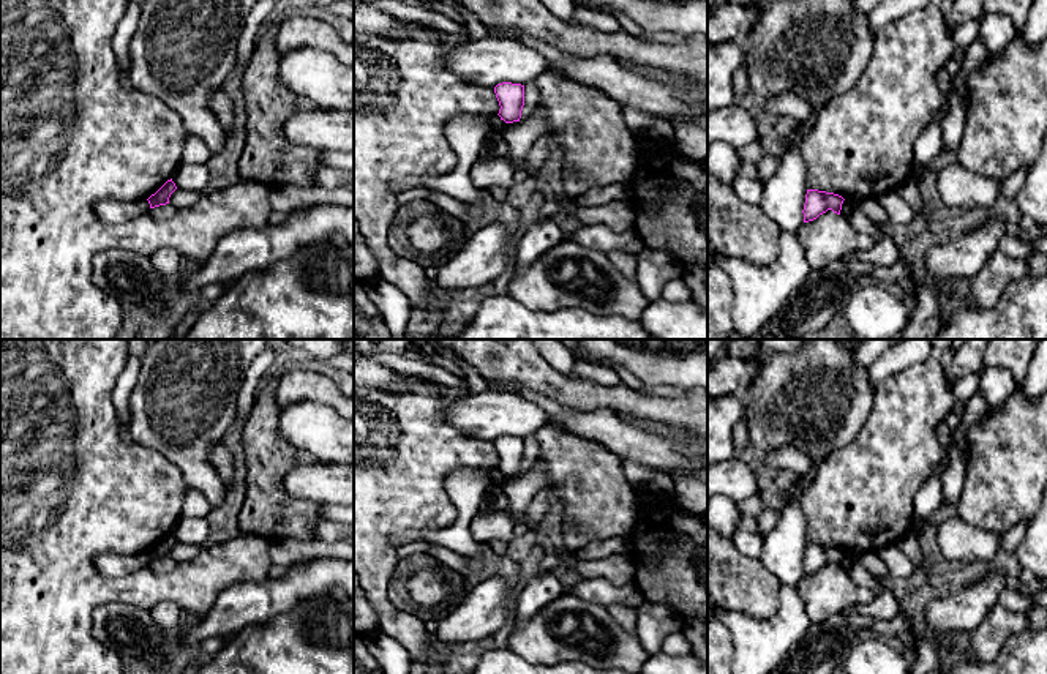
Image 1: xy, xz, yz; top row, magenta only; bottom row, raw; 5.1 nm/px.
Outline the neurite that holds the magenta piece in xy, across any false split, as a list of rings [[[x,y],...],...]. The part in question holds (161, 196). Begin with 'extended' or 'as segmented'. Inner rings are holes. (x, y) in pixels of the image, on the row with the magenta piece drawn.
as segmented; [[[167,180],[155,194],[152,194],[147,200],[150,208],[169,204],[171,194],[177,189],[175,183]]]

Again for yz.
as segmented; [[[807,189],[805,204],[804,204],[804,223],[816,219],[820,215],[832,210],[840,215],[843,197],[834,193]]]

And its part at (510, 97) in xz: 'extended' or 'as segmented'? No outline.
as segmented

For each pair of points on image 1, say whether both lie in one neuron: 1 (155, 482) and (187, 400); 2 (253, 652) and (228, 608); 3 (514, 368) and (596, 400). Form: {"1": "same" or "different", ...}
{"1": "different", "2": "different", "3": "same"}

